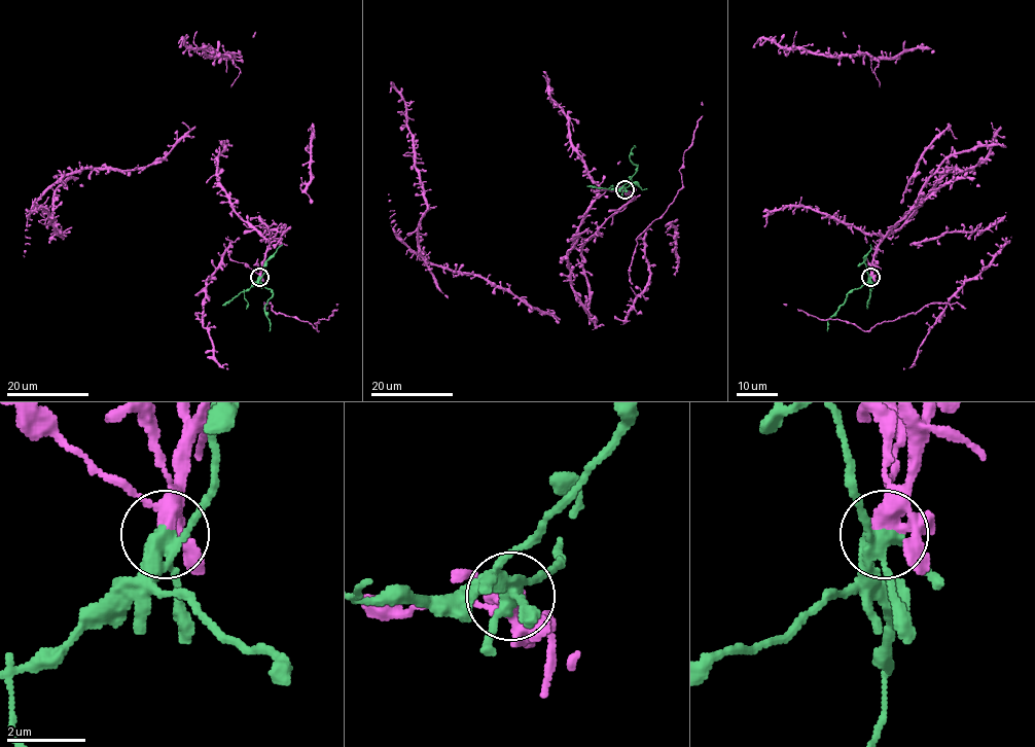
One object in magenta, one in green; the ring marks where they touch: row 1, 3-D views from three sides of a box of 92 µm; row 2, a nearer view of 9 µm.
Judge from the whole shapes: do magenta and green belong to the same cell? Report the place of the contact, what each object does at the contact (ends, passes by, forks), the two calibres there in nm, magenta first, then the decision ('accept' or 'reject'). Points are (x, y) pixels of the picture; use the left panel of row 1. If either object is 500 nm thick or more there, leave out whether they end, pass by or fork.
at (259, 277); magenta forks there; green forks there; 320 nm thick on the magenta side, 340 nm on the other; reject

